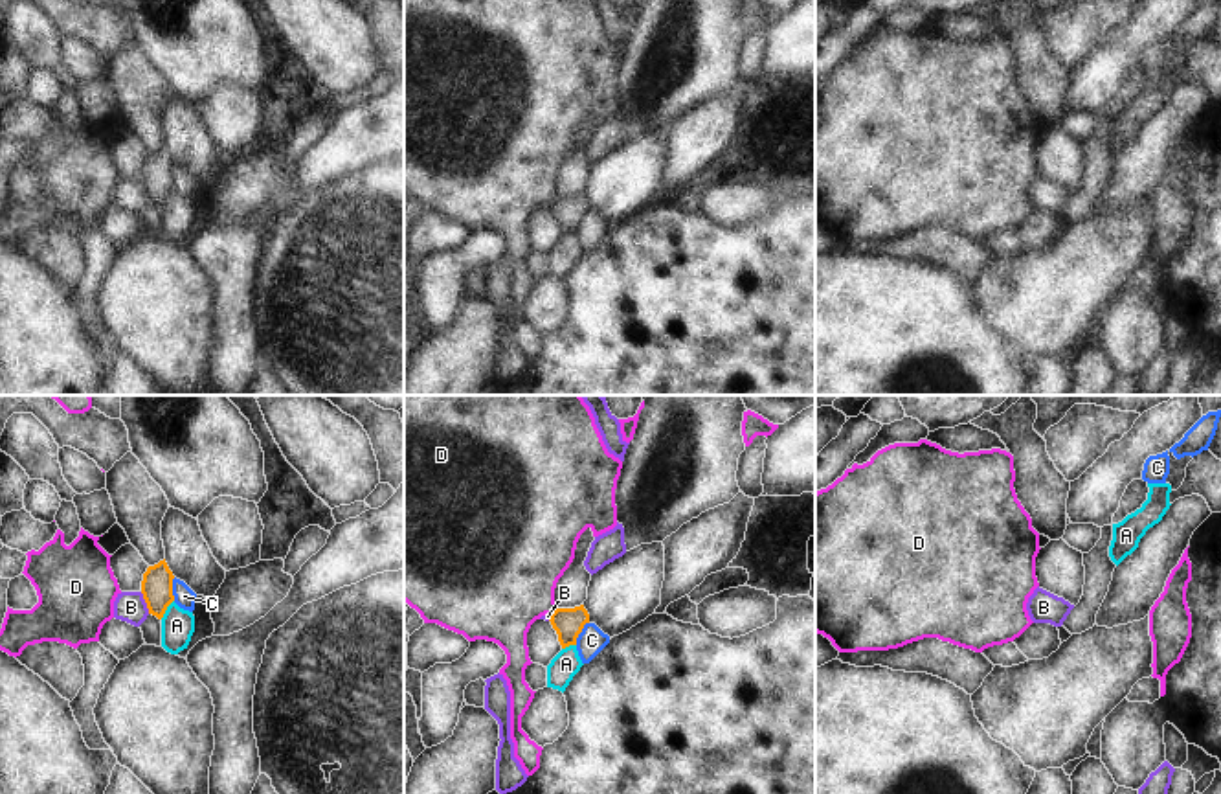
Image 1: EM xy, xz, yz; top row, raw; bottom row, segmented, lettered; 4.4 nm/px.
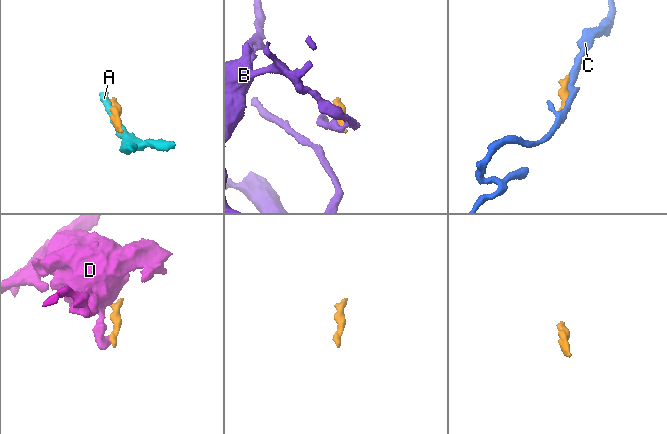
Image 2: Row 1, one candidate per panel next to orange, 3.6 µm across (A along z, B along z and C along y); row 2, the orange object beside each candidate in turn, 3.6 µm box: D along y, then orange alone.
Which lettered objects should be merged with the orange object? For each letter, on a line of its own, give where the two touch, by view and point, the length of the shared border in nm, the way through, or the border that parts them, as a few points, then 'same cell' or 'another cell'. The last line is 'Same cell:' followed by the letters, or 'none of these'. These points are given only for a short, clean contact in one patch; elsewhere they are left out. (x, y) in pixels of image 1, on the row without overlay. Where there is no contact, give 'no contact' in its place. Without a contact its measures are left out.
A: xy (166, 197) | 110 nm | another cell
B: xy (145, 190) | 100 nm | along xy (140, 181), (149, 201) | another cell
C: xz (581, 219) | 120 nm | another cell
D: xz (555, 199) | 50 nm | across xz (568, 212), (555, 199), (507, 168) | same cell
Same cell: D

